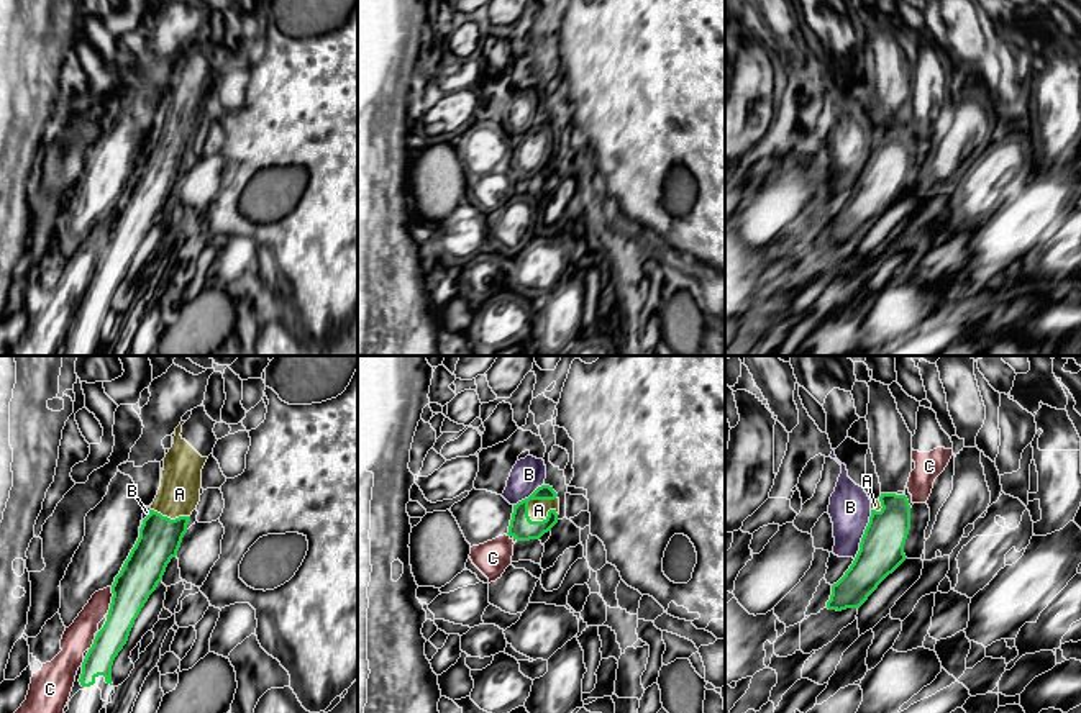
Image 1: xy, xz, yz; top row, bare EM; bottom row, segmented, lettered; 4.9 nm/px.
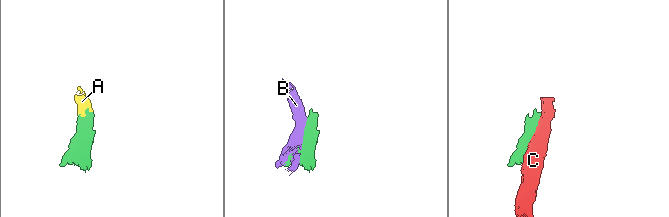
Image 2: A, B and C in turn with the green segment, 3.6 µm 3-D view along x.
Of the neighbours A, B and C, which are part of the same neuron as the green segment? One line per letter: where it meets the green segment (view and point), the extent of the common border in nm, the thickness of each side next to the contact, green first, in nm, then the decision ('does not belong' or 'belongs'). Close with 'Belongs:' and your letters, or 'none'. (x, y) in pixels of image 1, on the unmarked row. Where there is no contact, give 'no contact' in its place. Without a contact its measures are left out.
A: meets green in xz at (533, 131); contact 180 nm long; 120 nm thick on the green side, 100 nm on the other; belongs
B: meets green in yz at (863, 168); contact 260 nm long; 220 nm thick on the green side, 200 nm on the other; does not belong
C: meets green in xy at (112, 233); contact 130 nm long; 200 nm thick on the green side, 150 nm on the other; does not belong
Belongs: A

